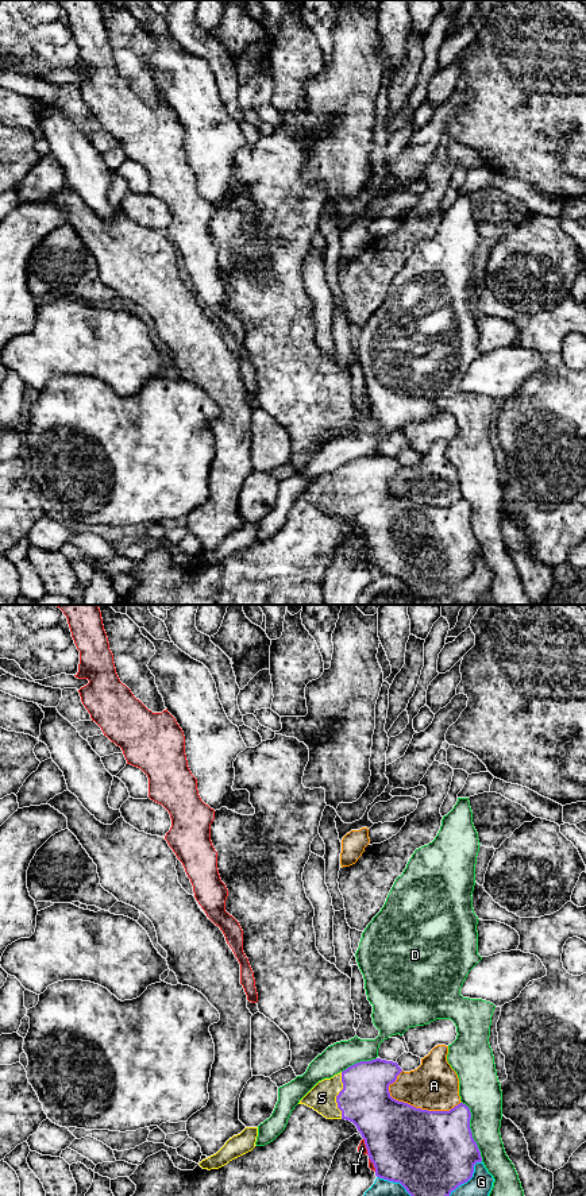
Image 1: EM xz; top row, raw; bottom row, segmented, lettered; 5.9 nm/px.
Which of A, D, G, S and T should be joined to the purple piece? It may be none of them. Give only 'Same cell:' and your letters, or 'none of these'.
Same cell: S

